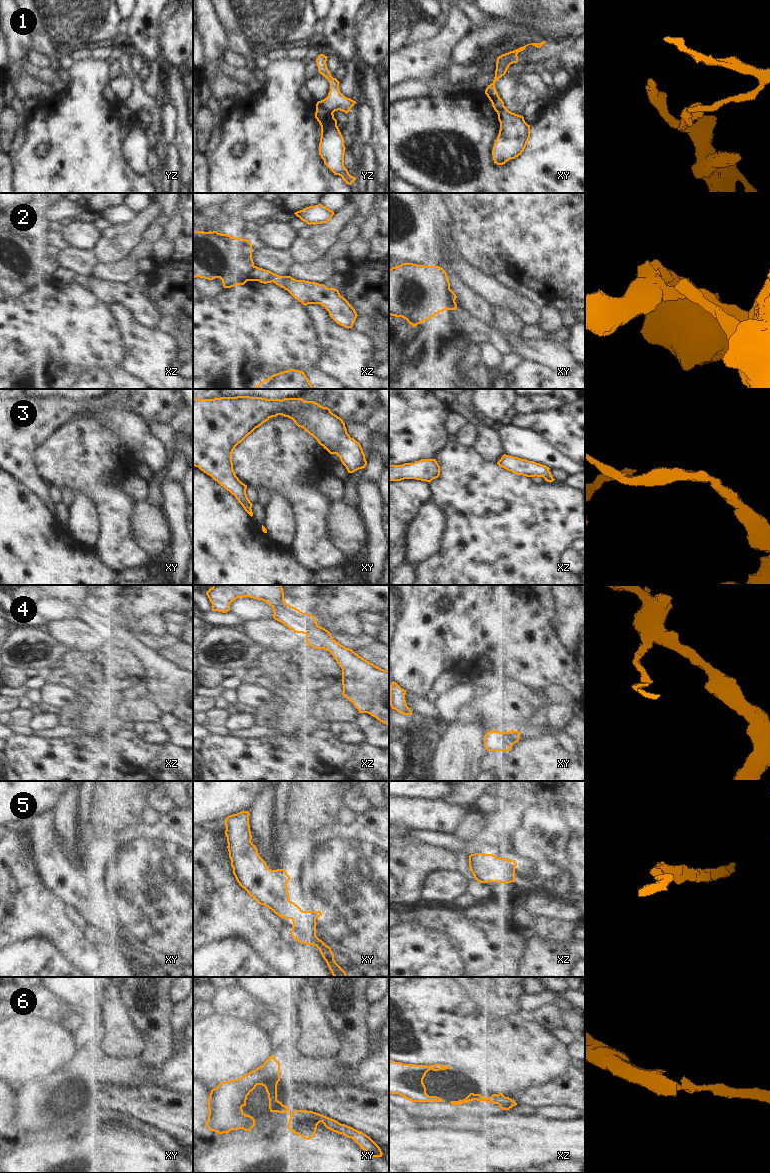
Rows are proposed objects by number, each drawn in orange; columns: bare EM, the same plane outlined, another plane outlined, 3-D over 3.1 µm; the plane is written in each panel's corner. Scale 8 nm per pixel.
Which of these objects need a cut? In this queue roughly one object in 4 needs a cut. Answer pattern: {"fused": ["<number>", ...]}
{"fused": ["1", "2", "6"]}

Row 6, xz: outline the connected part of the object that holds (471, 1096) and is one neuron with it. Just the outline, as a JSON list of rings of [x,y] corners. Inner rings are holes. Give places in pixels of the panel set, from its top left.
[[[470,1093],[465,1099],[463,1100],[459,1100],[459,1101],[451,1101],[450,1103],[452,1105],[461,1105],[463,1103],[467,1103],[469,1101],[473,1101],[473,1100],[477,1100],[477,1101],[485,1101],[487,1103],[491,1102],[491,1098],[484,1098],[481,1094],[474,1094],[474,1093]]]

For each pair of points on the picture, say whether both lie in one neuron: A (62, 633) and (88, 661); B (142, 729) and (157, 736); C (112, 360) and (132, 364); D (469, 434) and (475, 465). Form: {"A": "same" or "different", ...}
{"A": "different", "B": "same", "C": "different", "D": "different"}

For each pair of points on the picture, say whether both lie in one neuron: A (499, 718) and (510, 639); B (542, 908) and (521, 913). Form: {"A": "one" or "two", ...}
{"A": "two", "B": "two"}

